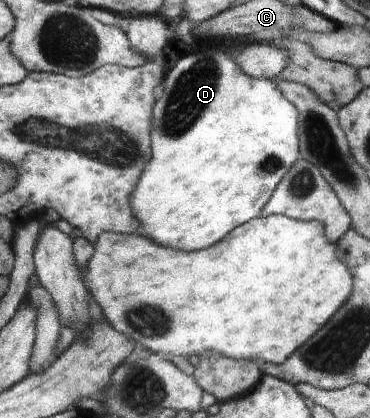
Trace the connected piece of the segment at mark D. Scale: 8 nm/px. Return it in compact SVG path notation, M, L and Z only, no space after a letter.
M199 45L192 53L174 54L170 61L166 80L163 81L164 95L160 97L160 105L154 107L154 127L151 129L152 149L151 160L144 168L135 192L131 193L131 210L140 220L142 234L153 239L156 243L183 250L199 250L218 244L239 225L258 218L263 208L269 203L275 189L282 183L283 177L291 171L292 167L303 159L300 143L300 117L298 108L284 97L277 83L268 78L255 78L244 73L228 47Z

